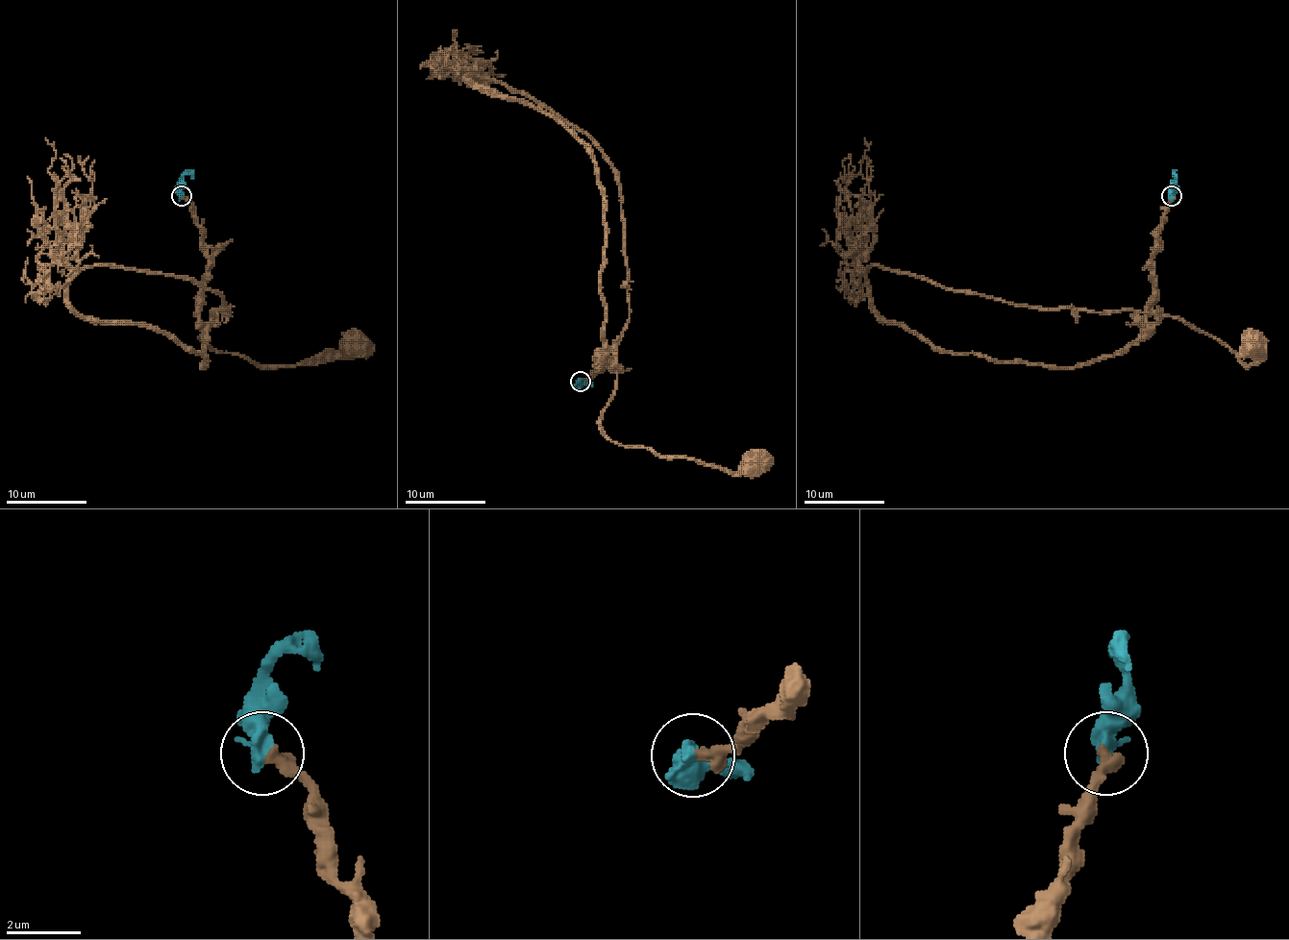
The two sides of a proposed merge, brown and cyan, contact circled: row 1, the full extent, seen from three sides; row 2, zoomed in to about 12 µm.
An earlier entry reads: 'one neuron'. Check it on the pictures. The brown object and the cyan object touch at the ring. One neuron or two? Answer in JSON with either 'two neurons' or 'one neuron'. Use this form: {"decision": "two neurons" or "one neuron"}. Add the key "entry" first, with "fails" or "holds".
{"entry": "holds", "decision": "one neuron"}

